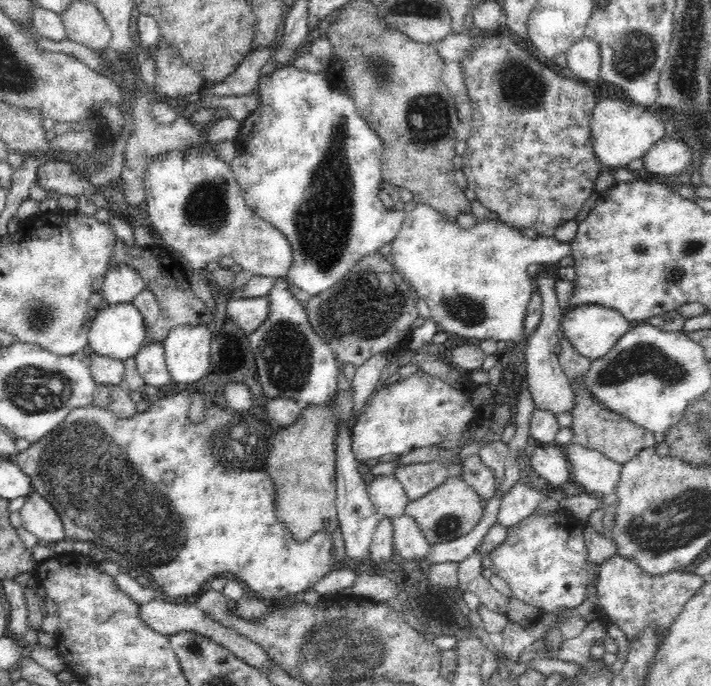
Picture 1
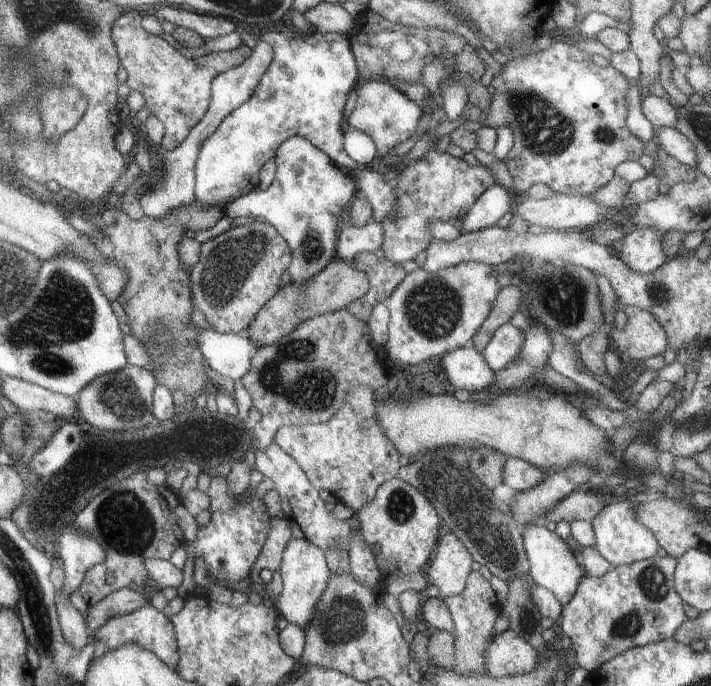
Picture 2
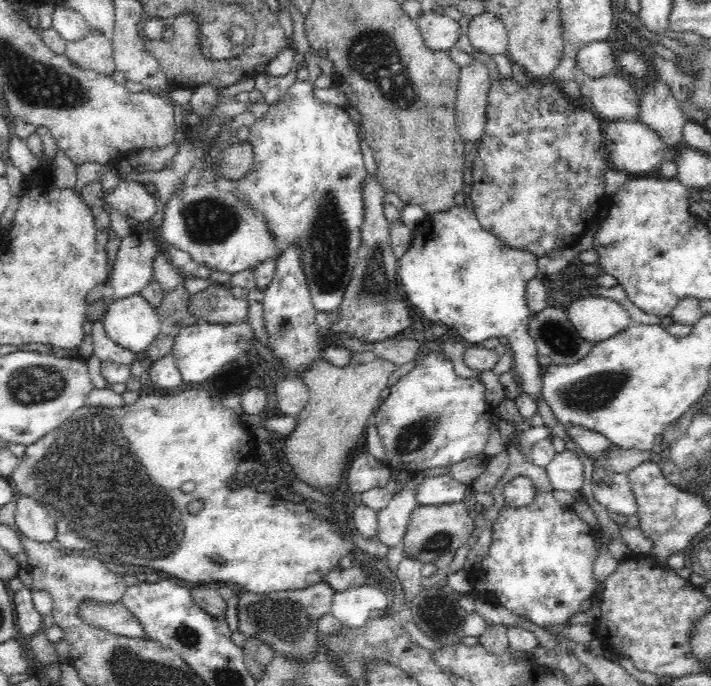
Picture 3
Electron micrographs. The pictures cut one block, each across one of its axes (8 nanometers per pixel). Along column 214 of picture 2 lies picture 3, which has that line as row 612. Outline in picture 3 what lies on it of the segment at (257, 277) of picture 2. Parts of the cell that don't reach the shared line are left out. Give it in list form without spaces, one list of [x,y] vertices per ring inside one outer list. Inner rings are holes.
[[[327,583],[310,586],[304,590],[288,590],[269,594],[241,591],[238,595],[237,614],[239,631],[247,638],[257,636],[275,650],[295,660],[310,660],[320,654],[320,637],[316,622],[331,613],[336,592]]]

